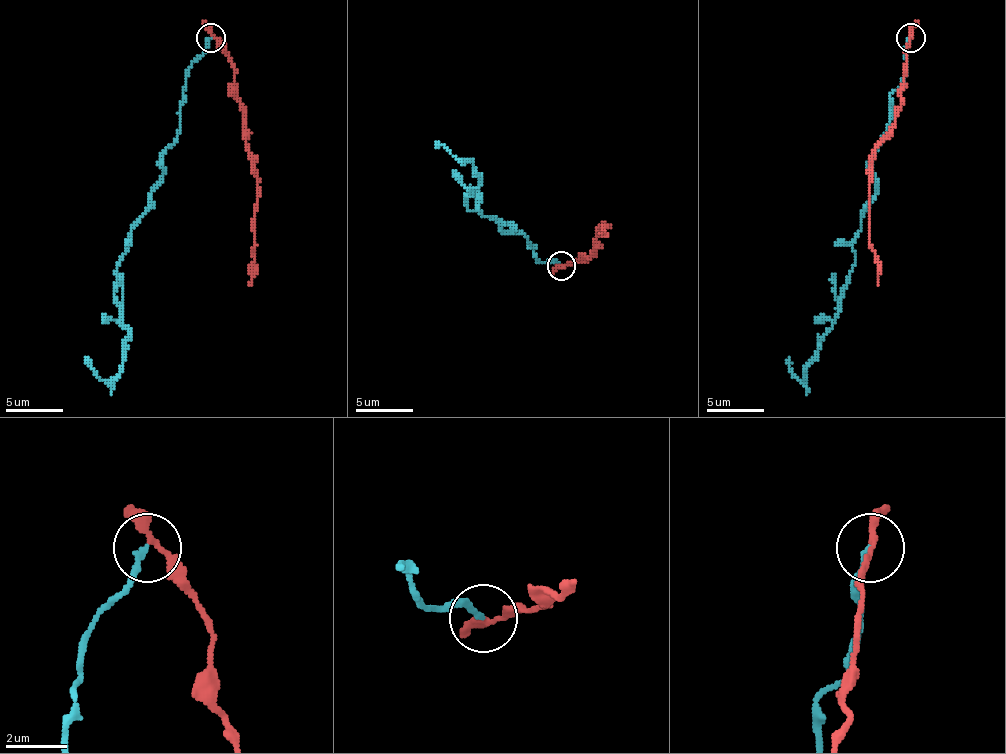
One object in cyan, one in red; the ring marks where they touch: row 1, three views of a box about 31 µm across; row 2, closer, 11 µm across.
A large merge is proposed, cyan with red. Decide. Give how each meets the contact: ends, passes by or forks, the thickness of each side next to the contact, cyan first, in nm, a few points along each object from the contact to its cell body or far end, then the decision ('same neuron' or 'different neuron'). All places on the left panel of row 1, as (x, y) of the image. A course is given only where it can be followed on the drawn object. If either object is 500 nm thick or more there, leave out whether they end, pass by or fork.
cyan ends; red passes by; calibres 190 and 200 nm; course cyan (211, 38), (191, 64), (180, 133), (162, 156), (151, 208), (116, 268), (125, 360), (102, 380), (85, 357); course red (211, 35), (234, 70), (243, 127), (257, 179), (254, 248), (249, 285); different neuron

